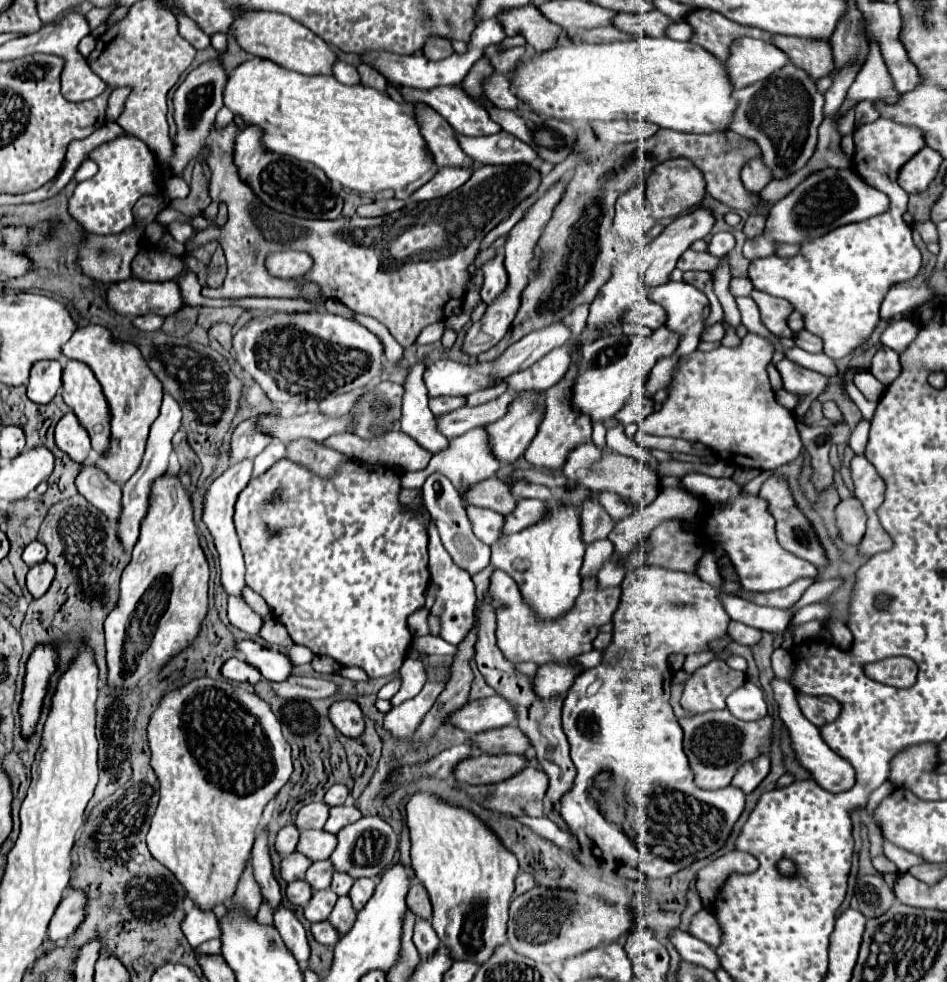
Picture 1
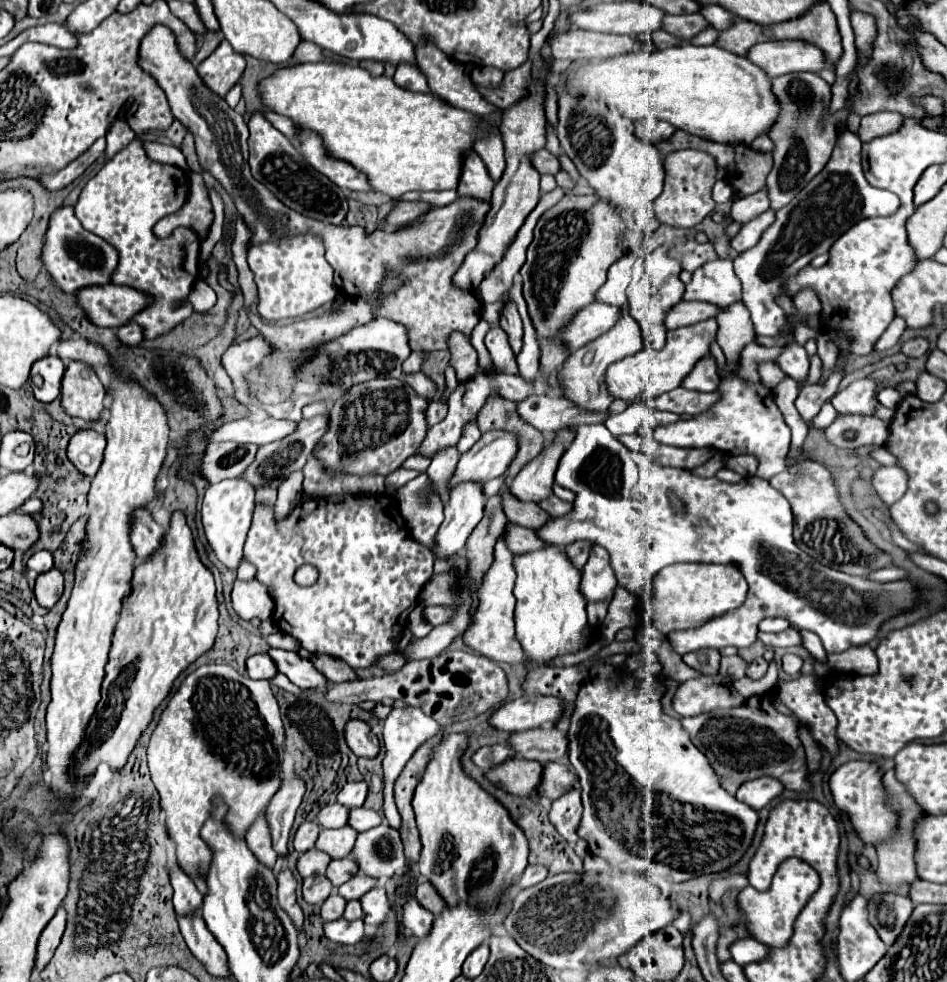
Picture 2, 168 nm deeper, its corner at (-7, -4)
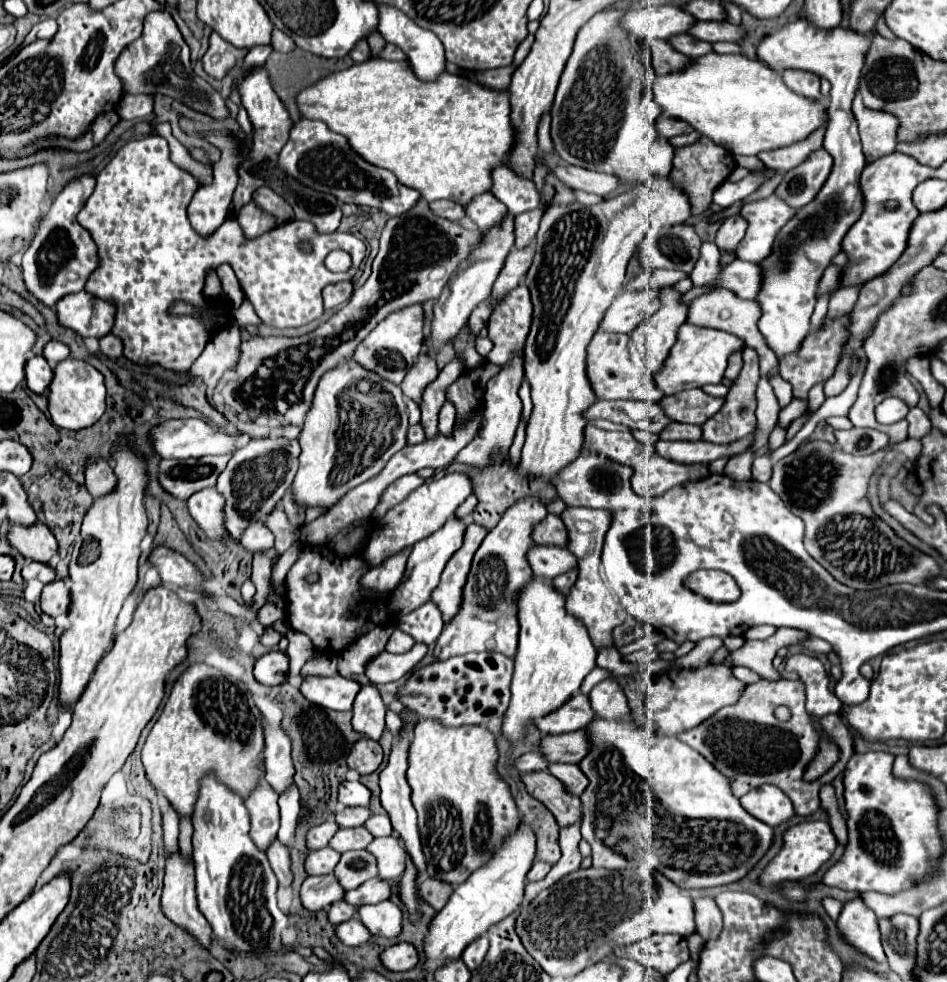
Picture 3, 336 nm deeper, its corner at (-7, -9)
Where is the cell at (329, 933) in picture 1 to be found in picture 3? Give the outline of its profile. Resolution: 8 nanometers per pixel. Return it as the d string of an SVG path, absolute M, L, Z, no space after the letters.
M353 918L353 920L347 920L337 926L337 936L347 946L361 946L361 944L369 942L371 932L367 930L367 926L361 920Z

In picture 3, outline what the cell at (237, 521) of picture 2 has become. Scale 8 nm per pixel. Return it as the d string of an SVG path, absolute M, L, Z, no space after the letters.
M203 488L187 498L187 508L205 534L215 540L227 534L223 522L223 498L219 498L215 488Z

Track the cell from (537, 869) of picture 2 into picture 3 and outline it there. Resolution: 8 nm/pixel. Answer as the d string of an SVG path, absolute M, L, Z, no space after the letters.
M533 862L533 868L529 870L529 874L527 874L527 878L533 882L533 880L543 880L547 874L549 874L549 870L551 870L551 864L547 864L547 862Z

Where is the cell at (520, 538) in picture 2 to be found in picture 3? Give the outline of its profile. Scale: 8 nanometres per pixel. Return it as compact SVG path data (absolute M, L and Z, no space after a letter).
M535 546L527 554L527 560L533 572L547 580L553 580L559 574L577 568L577 558L571 556L567 548L555 548L555 546Z

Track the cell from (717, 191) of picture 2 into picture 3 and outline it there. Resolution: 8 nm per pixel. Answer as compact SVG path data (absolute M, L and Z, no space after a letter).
M749 172L749 176L739 182L723 182L723 184L715 190L715 194L713 194L713 203L719 204L721 208L727 208L727 206L731 206L733 202L742 200L752 194L765 180L767 180L767 178L765 178L763 174Z

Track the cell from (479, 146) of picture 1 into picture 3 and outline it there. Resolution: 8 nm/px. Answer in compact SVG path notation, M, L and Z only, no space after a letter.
M561 166L561 168L555 168L555 172L571 188L591 192L597 196L609 196L621 186L619 176L605 174L605 172L593 172L593 170L581 168L581 166Z

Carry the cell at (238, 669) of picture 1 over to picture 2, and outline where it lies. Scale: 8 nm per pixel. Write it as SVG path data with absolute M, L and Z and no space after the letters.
M253 655L247 659L245 665L251 679L273 679L277 673L275 663L267 655Z

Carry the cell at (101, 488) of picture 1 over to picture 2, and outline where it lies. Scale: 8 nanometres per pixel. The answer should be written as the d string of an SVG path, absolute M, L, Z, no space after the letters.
M141 507L131 513L129 537L131 537L131 545L133 545L133 551L139 557L139 561L147 559L153 553L153 549L159 547L163 533L165 533L165 529L153 521L151 511L143 511L143 507Z

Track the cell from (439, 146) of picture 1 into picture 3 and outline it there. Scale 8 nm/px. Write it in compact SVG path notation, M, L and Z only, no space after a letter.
M481 194L479 198L473 198L473 202L465 206L465 210L467 210L467 216L483 232L499 226L507 216L507 206L499 202L493 194Z

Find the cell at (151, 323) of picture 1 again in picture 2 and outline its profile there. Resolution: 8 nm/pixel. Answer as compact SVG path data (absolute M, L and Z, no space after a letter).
M135 321L119 327L119 339L129 345L139 345L143 341L143 327Z

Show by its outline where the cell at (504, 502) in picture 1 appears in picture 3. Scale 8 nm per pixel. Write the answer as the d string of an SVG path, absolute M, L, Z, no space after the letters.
M547 514L547 518L543 522L539 522L539 526L535 526L533 540L535 540L535 544L541 544L541 546L565 548L567 546L567 528L559 516Z

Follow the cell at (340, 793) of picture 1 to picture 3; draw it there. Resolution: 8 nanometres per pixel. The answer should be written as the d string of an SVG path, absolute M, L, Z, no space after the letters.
M345 780L339 784L339 802L343 806L369 806L371 790L359 780Z

